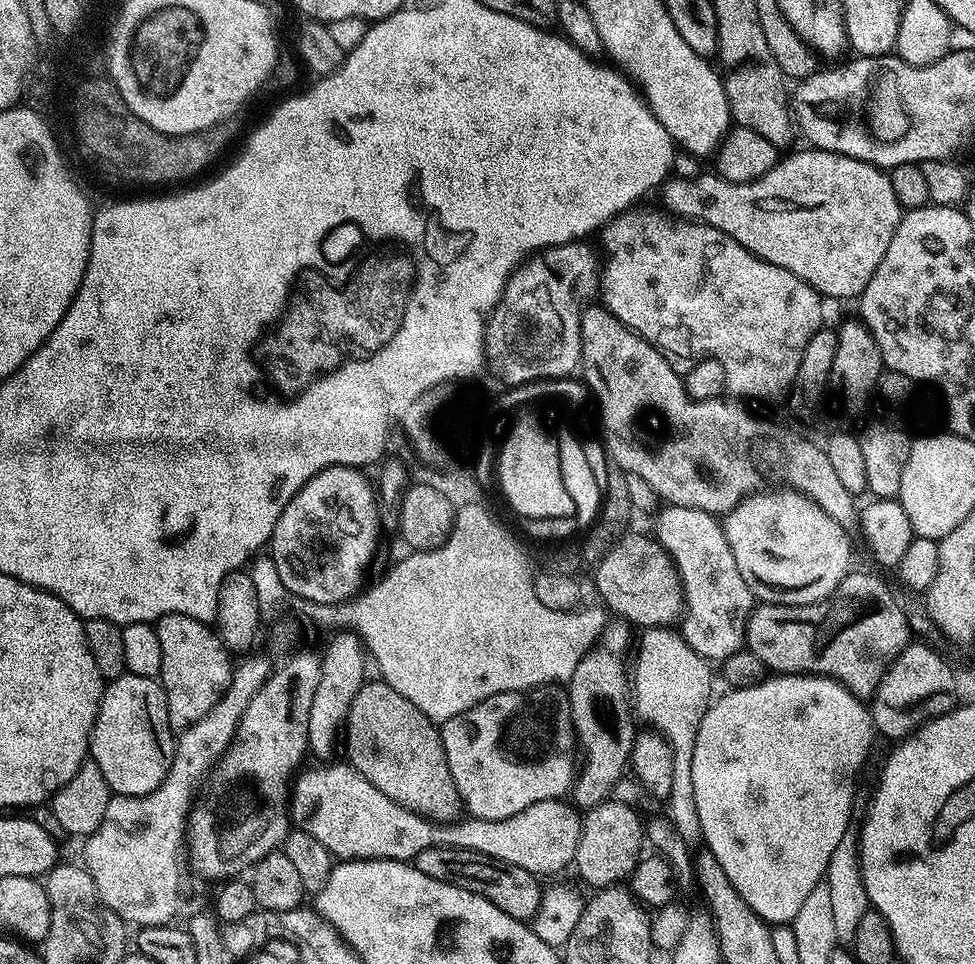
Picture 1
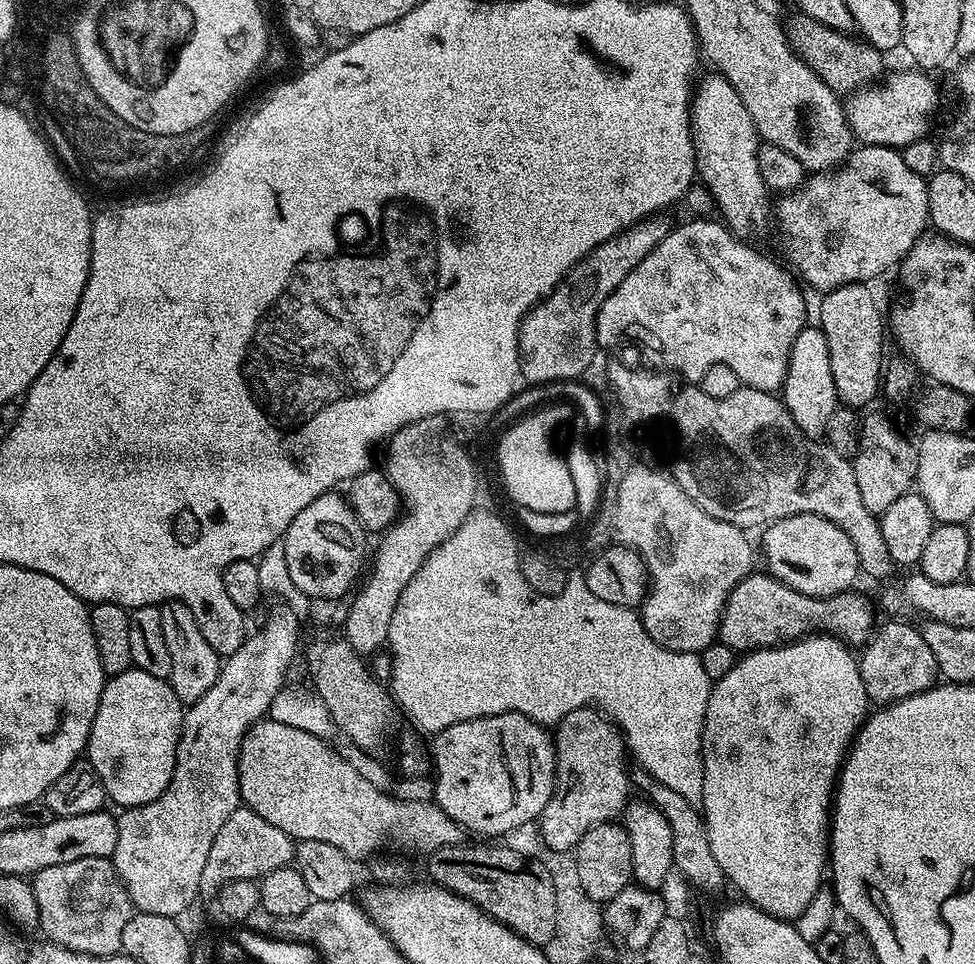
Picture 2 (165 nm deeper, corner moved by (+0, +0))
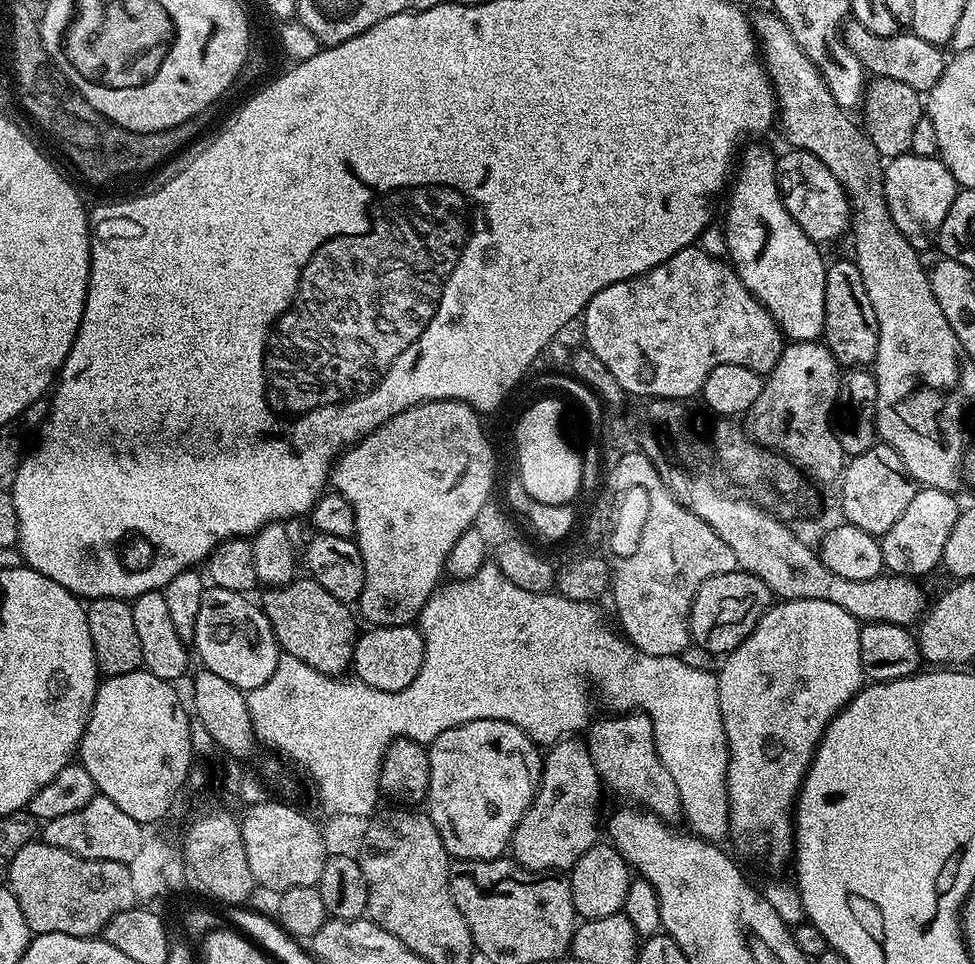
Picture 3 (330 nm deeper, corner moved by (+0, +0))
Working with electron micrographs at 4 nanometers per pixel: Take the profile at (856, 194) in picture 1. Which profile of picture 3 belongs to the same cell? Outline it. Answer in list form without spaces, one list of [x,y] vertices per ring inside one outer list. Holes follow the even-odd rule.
[[[907,151],[902,156],[893,156],[884,170],[884,198],[890,210],[890,218],[902,230],[902,234],[918,250],[924,250],[928,239],[939,233],[946,213],[954,204],[958,185],[954,174],[936,156],[916,156]]]

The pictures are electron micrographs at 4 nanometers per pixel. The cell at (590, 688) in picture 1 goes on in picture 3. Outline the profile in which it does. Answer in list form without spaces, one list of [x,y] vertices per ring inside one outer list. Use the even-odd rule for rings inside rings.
[[[561,738],[547,749],[540,769],[540,787],[536,797],[522,814],[512,835],[511,859],[531,872],[571,870],[598,843],[596,803],[600,800],[602,781],[590,758],[587,743],[580,738]]]

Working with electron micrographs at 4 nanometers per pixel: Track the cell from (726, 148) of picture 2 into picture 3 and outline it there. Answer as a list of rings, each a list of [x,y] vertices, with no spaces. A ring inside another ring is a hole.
[[[752,142],[748,149],[743,149],[742,155],[738,160],[738,167],[734,172],[734,179],[731,181],[730,187],[727,189],[726,197],[728,196],[728,213],[722,219],[722,227],[726,238],[726,246],[728,247],[727,259],[730,261],[733,268],[736,269],[738,278],[746,286],[746,290],[750,290],[750,294],[754,294],[754,298],[758,298],[758,302],[769,314],[774,318],[774,322],[784,333],[789,341],[797,340],[815,340],[819,341],[824,335],[824,307],[826,306],[826,260],[820,257],[821,249],[815,244],[809,236],[804,233],[802,226],[798,226],[798,222],[794,222],[794,218],[790,218],[790,214],[786,210],[786,206],[780,197],[780,191],[776,185],[776,156],[773,153],[768,153],[762,145],[756,144],[760,142]]]

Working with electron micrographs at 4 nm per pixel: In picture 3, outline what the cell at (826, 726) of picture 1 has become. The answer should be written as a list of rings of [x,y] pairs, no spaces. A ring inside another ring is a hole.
[[[780,600],[773,603],[764,617],[754,626],[754,630],[739,644],[733,652],[723,657],[718,668],[716,689],[720,695],[722,726],[725,727],[725,738],[728,743],[728,769],[726,770],[725,786],[728,788],[728,831],[731,839],[738,843],[765,852],[772,864],[780,864],[791,857],[794,852],[794,805],[800,795],[800,787],[804,784],[804,776],[816,753],[828,723],[848,705],[861,688],[865,687],[866,677],[862,670],[862,658],[858,654],[858,638],[860,637],[861,621],[855,620],[842,606],[834,606],[834,602],[821,600]]]

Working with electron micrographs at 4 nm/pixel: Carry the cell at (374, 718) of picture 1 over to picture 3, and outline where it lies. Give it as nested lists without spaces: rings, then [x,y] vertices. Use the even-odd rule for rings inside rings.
[[[294,578],[281,588],[265,587],[258,599],[259,607],[270,622],[277,644],[287,655],[298,658],[298,662],[306,662],[306,666],[314,666],[314,670],[330,678],[339,677],[343,673],[340,671],[352,663],[358,637],[357,617],[354,612],[352,617],[348,609],[351,607],[334,598],[326,586],[311,578],[300,579]]]

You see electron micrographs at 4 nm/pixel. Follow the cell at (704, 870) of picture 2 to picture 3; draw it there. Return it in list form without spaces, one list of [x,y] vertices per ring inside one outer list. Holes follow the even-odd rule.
[[[633,710],[627,714],[608,714],[605,720],[594,720],[587,725],[586,743],[601,781],[607,787],[609,784],[618,795],[629,796],[633,805],[651,812],[659,820],[680,820],[678,789],[656,752],[655,731],[648,713]]]

